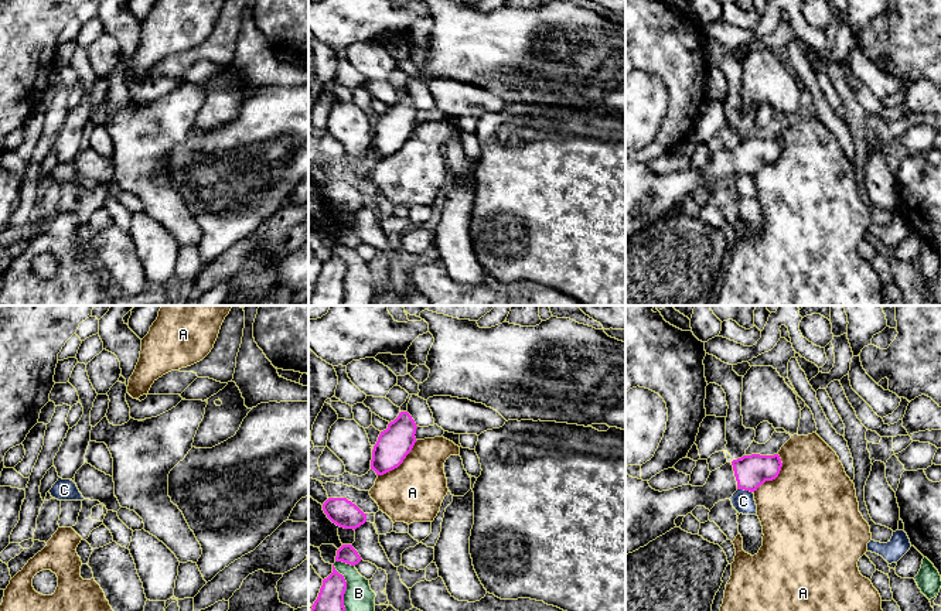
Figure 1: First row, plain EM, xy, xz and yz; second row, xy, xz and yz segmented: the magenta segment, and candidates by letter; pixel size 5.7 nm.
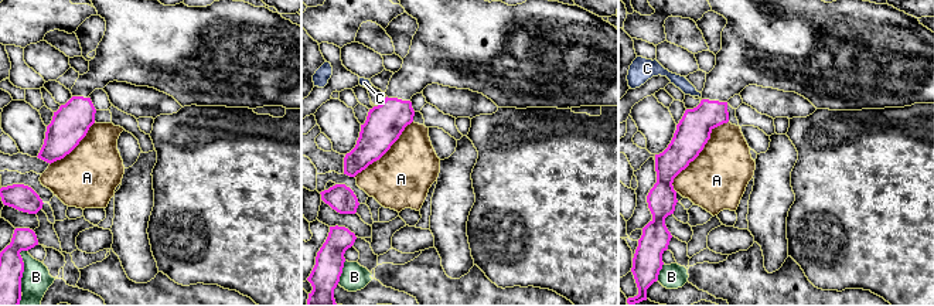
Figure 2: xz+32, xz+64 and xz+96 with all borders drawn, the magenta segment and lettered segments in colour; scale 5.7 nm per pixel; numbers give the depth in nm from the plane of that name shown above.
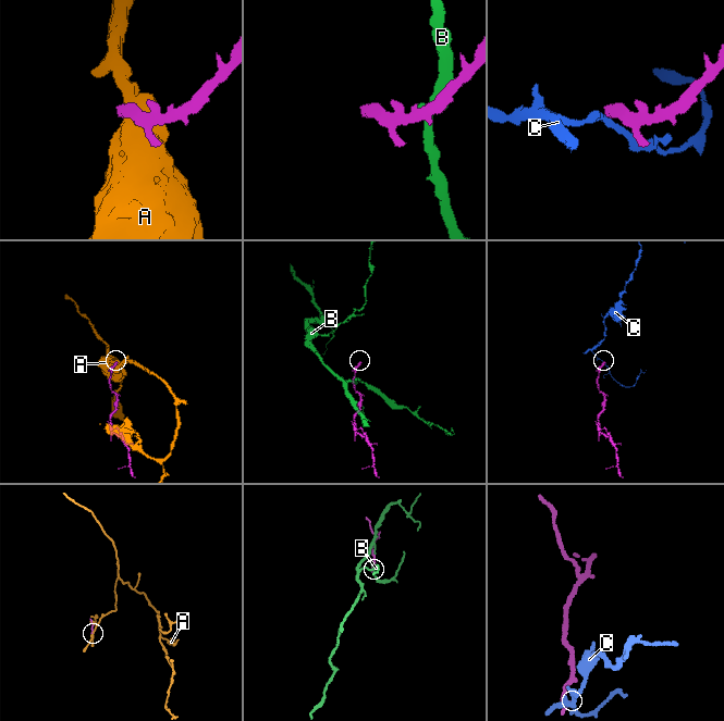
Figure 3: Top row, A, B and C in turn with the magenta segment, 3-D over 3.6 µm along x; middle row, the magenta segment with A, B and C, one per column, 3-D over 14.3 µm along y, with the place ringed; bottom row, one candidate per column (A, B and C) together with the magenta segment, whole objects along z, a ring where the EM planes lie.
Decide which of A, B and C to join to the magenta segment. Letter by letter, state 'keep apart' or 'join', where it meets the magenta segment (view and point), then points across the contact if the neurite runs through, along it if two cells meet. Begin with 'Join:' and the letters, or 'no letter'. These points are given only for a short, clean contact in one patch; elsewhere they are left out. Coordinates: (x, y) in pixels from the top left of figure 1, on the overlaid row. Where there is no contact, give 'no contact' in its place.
Join: no letter
A: keep apart | yz (776, 477)
B: keep apart | xz (345, 587)
C: keep apart | yz (745, 490) | along yz (737, 488), (752, 492)

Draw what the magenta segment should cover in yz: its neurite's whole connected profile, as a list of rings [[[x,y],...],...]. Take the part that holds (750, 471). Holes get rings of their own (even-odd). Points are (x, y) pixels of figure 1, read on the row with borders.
[[[778,454],[743,455],[712,471],[703,487],[682,485],[662,492],[625,472],[625,554],[676,528],[675,519],[696,506],[710,511],[737,489],[757,491],[766,481],[775,479],[781,467]]]

